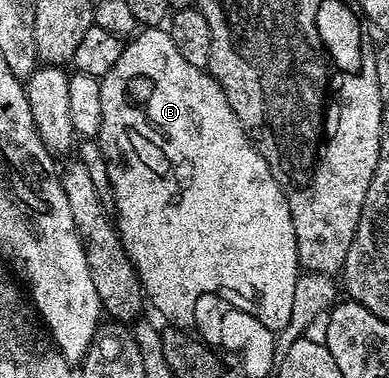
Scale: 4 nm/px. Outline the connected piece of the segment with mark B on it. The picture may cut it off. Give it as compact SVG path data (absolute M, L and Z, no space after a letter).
M145 28L132 40L125 42L123 56L119 56L115 68L111 68L111 72L107 72L101 79L101 100L103 116L99 141L103 156L107 160L107 172L111 176L115 225L121 236L121 246L135 268L148 305L153 305L166 318L166 323L185 328L192 323L193 309L199 296L215 293L230 307L250 313L274 332L284 331L291 320L291 308L295 304L295 284L299 277L295 224L291 220L285 194L279 188L275 176L271 176L271 168L267 168L265 158L259 156L259 152L249 141L235 112L231 112L231 104L227 104L227 96L223 96L221 85L214 80L212 74L187 64L187 60L179 56L179 48L173 46L168 29Z

